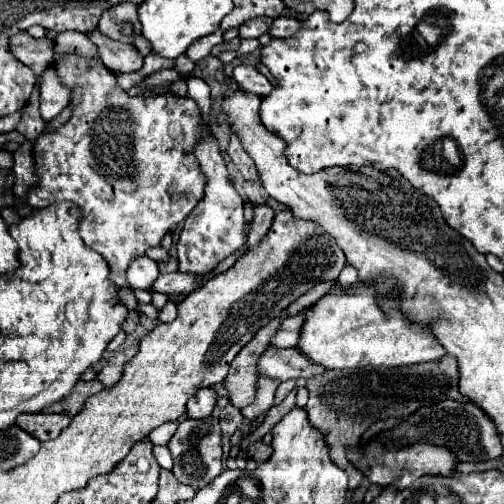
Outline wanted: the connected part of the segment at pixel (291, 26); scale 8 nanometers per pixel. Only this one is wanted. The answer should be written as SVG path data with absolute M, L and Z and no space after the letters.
M277 17L271 25L269 35L275 39L287 39L301 31L301 21L297 17Z

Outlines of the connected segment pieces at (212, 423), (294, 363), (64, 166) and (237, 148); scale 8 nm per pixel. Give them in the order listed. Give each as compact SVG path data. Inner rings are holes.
M187 417L179 429L175 431L175 435L171 437L171 441L167 443L171 457L173 457L173 475L185 483L191 485L195 491L203 489L213 477L217 477L223 471L223 463L221 463L221 427L219 427L219 419L215 417L205 417L205 419L197 419L193 421L191 417Z
M297 347L293 349L267 349L259 359L259 373L277 381L323 375L325 367L309 361Z
M63 55L61 59L53 61L53 69L59 77L59 81L71 89L71 101L69 101L69 109L71 109L71 117L67 119L67 123L63 123L59 129L55 131L43 131L37 139L35 139L35 145L33 145L33 171L39 179L37 185L31 185L29 193L27 193L27 201L33 209L43 209L55 201L73 201L79 209L81 209L81 225L79 225L79 231L81 231L81 237L85 241L85 245L89 245L93 251L97 251L99 255L105 257L105 261L109 263L109 269L111 273L115 275L125 275L127 269L129 269L129 263L135 259L135 257L141 257L147 253L147 249L151 247L159 247L161 245L161 239L165 237L167 231L171 231L179 221L183 221L189 211L197 205L197 201L203 197L203 187L205 187L205 177L201 175L201 169L199 169L199 163L193 155L193 147L199 139L199 107L193 99L187 99L187 97L177 97L173 93L149 93L149 95L143 95L143 97L131 97L127 95L127 91L123 91L119 85L117 85L117 73L113 73L111 69L107 69L103 65L101 59L97 57L81 57L81 55Z
M231 133L227 154L231 157L232 162L236 165L246 180L258 180L258 173L254 162L242 148L236 133Z

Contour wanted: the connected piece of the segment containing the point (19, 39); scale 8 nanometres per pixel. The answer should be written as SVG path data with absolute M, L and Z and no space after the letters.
M21 31L11 39L11 51L19 61L29 65L35 75L41 75L49 67L49 61L53 59L55 41L47 37L35 39L27 31Z

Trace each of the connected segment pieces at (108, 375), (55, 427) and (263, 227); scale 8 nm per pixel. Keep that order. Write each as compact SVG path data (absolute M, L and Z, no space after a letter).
M119 351L119 353L113 353L113 357L105 363L105 367L99 371L97 379L105 385L105 387L111 387L119 381L121 373L123 373L123 363L127 361L129 357L125 355L125 351Z
M21 413L17 417L17 427L25 429L39 441L57 439L59 433L71 423L65 413Z
M253 205L253 229L247 237L245 251L249 251L253 245L257 245L265 237L265 233L273 225L273 217L275 217L275 211L269 205Z

